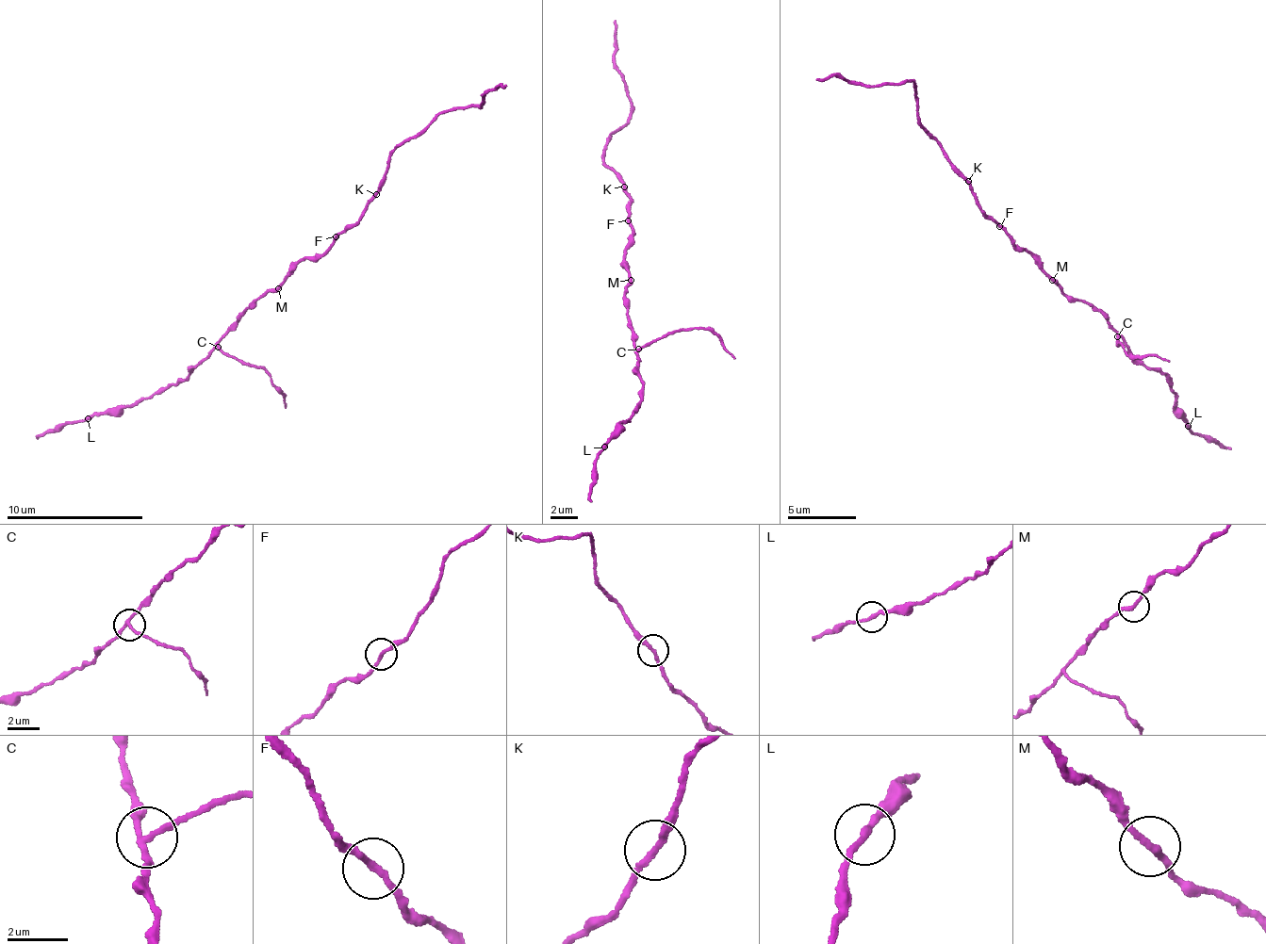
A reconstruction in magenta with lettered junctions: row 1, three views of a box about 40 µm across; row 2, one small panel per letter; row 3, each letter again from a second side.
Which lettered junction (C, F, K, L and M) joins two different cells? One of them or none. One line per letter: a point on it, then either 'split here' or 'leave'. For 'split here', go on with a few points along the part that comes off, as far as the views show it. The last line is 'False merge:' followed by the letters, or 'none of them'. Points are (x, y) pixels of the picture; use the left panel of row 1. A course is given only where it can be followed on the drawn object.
C: (218, 347) | split here | (218, 347), (264, 367), (272, 382), (282, 389), (286, 409)
F: (336, 236) | leave
K: (376, 194) | leave
L: (88, 418) | leave
M: (278, 288) | leave
False merge: C

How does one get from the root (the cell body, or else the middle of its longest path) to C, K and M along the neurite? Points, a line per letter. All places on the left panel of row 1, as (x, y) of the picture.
C: (299, 263), (280, 284), (246, 308), (220, 339), (218, 347)
K: (299, 263), (319, 257), (330, 249), (336, 236), (359, 218), (367, 201), (376, 194)
M: (299, 263), (278, 288)

